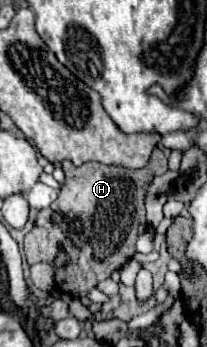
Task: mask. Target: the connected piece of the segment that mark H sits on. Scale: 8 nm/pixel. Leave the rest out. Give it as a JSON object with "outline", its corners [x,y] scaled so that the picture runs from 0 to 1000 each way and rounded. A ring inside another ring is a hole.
{"outline":[[[758,427],[720,461],[720,478],[681,490],[623,490],[594,478],[507,478],[478,467],[420,467],[401,478],[353,478],[353,467],[304,467],[314,524],[295,536],[285,571],[217,605],[188,605],[169,651],[140,674],[121,674],[121,738],[140,761],[179,761],[208,749],[256,749],[275,732],[275,703],[295,697],[304,715],[343,732],[343,761],[295,772],[275,790],[275,830],[295,841],[372,841],[382,865],[420,876],[411,841],[459,830],[469,813],[527,801],[546,778],[575,778],[652,726],[652,692],[681,669],[710,663],[700,640],[700,553],[739,507],[807,496],[807,450]]]}

